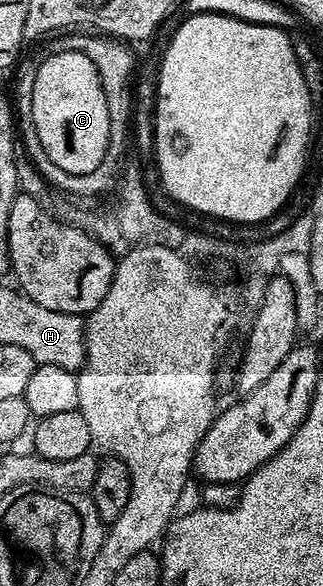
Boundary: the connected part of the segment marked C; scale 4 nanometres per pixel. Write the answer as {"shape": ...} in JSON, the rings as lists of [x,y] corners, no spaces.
{"shape":[[[83,51],[56,52],[41,59],[38,71],[33,71],[32,84],[32,124],[36,128],[36,136],[55,170],[63,170],[69,174],[91,174],[98,169],[104,160],[106,149],[110,143],[110,124],[112,109],[107,105],[104,91],[100,84],[100,75],[96,65]]]}

